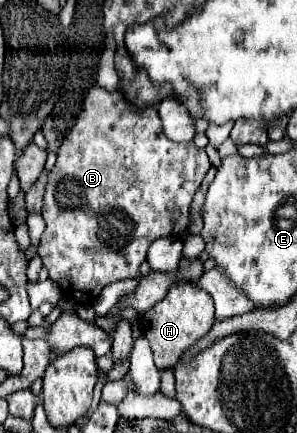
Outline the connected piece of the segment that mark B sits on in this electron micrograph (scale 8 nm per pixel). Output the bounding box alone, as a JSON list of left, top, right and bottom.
[38,84,210,304]

